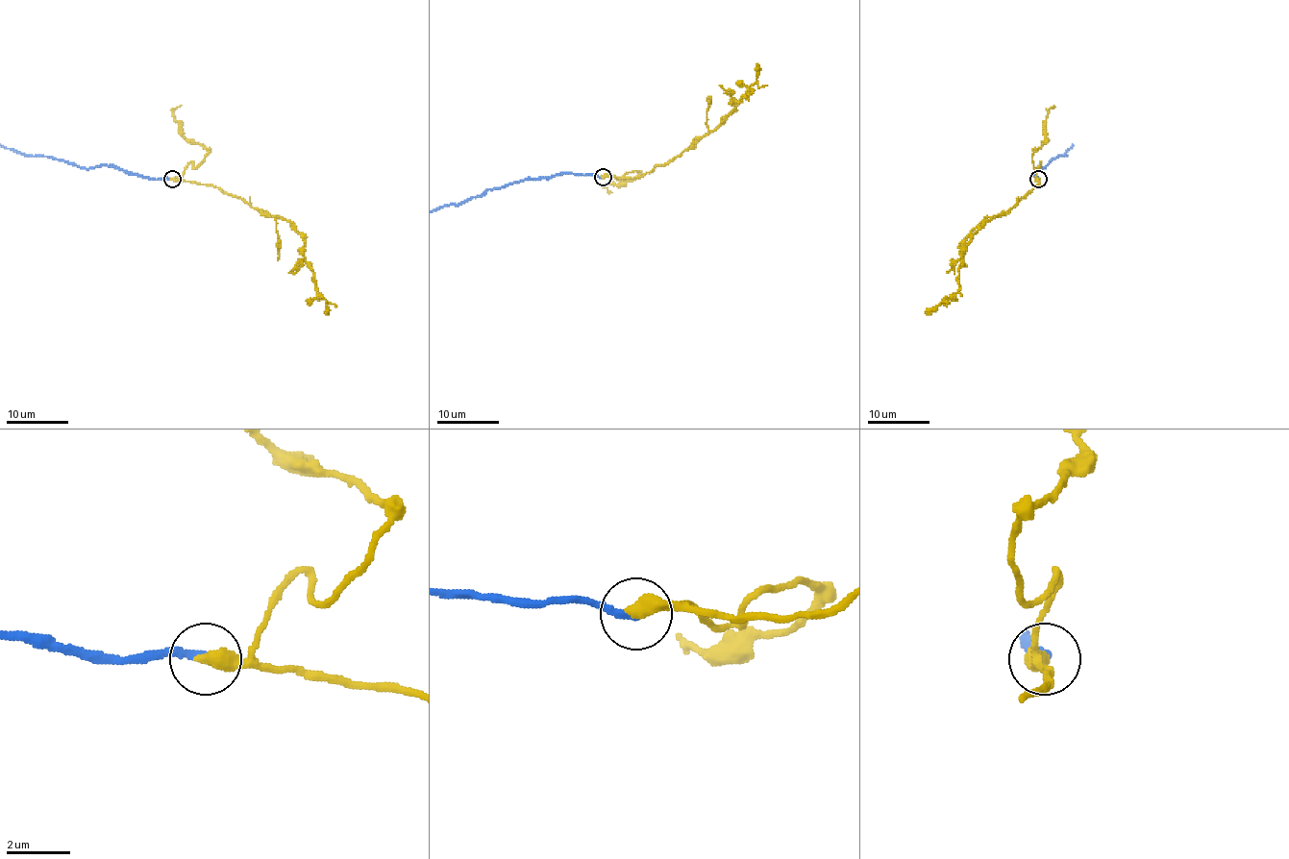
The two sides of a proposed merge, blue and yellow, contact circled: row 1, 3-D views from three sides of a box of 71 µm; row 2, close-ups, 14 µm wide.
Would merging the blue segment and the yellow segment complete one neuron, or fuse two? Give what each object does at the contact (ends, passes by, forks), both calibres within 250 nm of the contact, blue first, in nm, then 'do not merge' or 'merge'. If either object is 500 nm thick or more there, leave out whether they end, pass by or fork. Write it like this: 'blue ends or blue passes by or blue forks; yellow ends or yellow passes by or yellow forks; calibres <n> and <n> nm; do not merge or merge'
calibres 240 and 500 nm; merge

